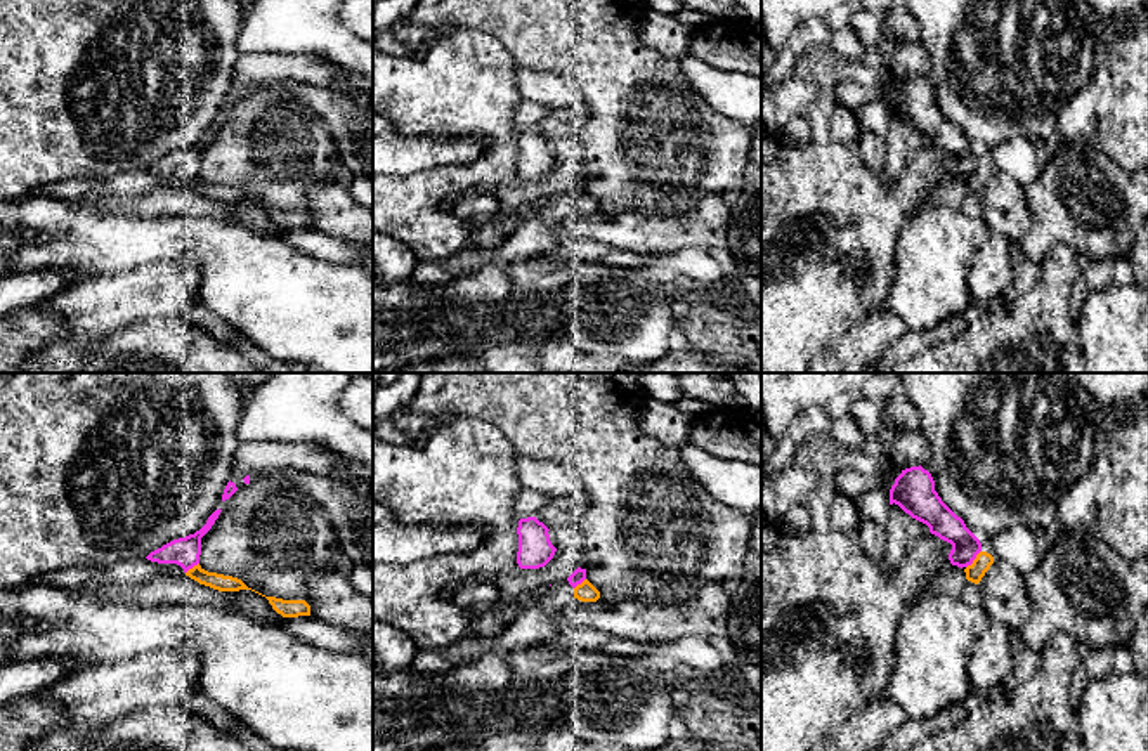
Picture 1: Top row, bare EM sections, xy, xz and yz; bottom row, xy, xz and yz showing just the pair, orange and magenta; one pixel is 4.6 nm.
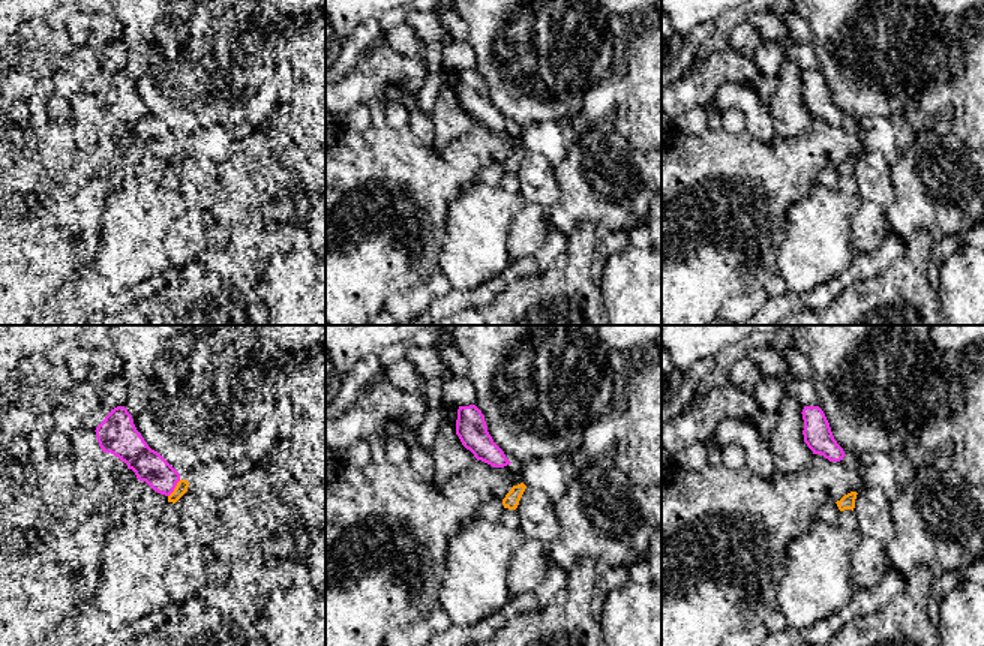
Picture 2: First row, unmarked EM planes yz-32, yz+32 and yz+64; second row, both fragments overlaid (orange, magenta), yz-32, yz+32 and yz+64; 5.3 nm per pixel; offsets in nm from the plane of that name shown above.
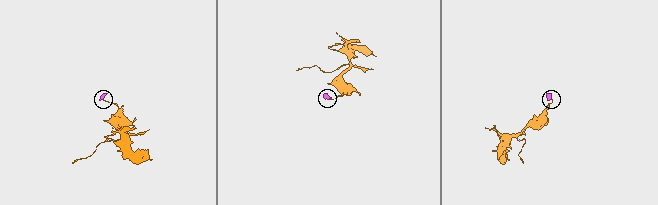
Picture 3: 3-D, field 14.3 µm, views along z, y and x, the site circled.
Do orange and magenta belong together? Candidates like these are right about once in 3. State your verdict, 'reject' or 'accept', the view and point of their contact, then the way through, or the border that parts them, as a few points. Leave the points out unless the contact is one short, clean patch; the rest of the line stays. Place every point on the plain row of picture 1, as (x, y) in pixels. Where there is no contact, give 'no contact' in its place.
reject; meets orange in yz at (975, 170)

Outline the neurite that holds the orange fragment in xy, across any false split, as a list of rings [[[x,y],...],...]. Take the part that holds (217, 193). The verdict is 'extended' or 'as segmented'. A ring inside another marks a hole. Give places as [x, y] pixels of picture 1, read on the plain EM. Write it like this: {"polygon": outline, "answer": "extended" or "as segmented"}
{"polygon": [[[199,175],[189,180],[186,187],[198,193],[199,196],[210,198],[219,203],[251,201],[241,191],[217,184],[208,184]]], "answer": "as segmented"}

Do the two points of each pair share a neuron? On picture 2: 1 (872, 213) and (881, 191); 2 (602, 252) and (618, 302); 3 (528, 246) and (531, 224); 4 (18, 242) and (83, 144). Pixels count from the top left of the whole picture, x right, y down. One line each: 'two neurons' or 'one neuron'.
1: two neurons
2: two neurons
3: one neuron
4: two neurons

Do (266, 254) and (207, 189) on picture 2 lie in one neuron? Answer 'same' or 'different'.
different

